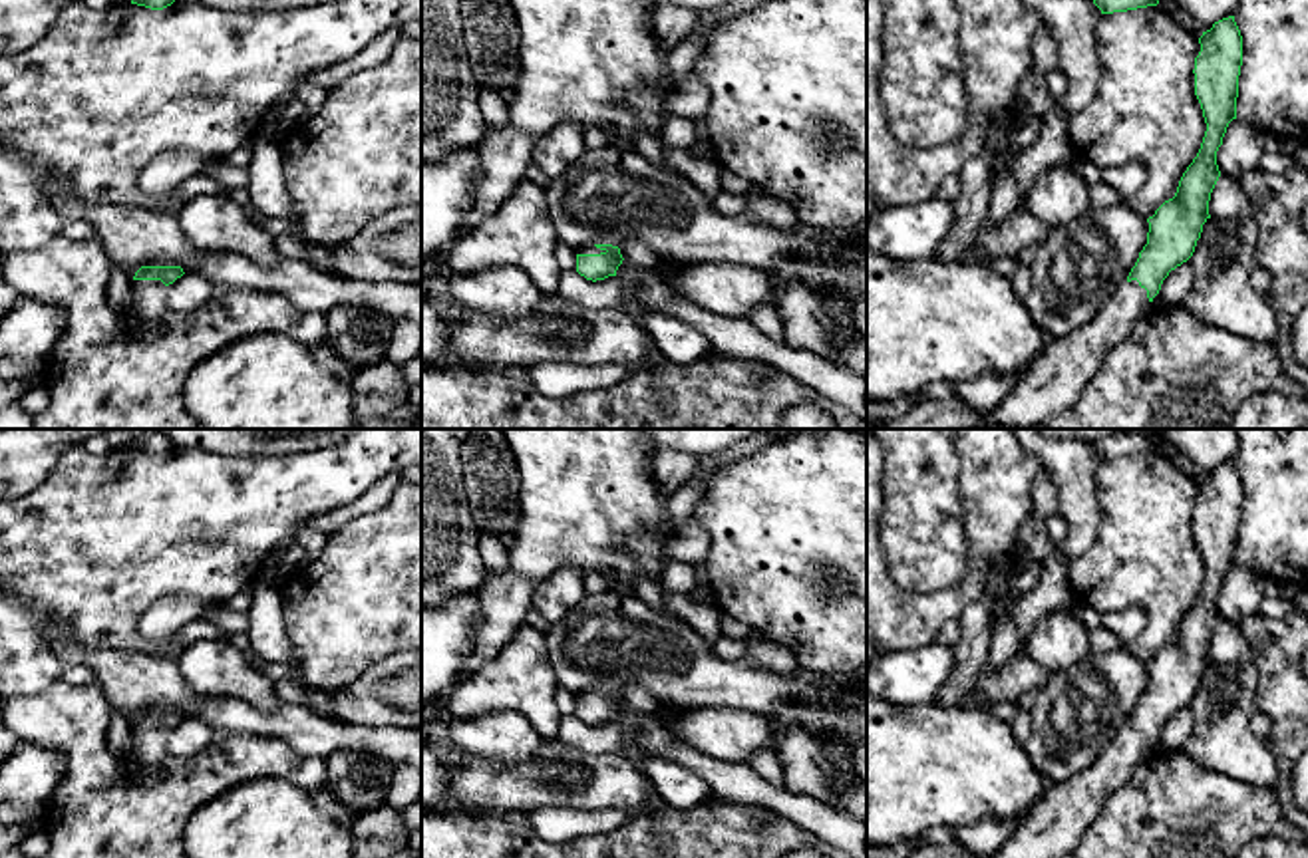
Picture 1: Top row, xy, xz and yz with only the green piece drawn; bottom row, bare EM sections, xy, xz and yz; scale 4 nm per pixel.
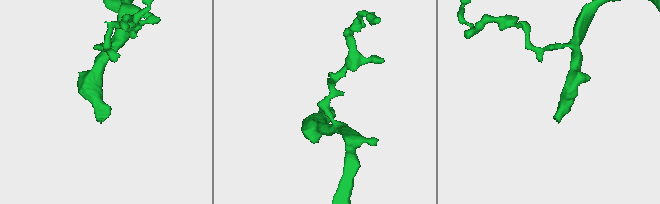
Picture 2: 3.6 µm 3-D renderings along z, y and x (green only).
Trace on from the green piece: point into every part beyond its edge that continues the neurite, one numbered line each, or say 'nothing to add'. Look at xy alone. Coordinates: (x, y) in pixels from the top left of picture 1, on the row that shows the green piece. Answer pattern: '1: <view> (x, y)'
1: xy (150, 296)

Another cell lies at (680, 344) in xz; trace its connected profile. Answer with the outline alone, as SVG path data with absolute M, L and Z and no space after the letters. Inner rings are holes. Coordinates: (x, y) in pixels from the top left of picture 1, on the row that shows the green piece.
M650 310L640 322L670 363L690 365L712 354L708 338L684 320Z

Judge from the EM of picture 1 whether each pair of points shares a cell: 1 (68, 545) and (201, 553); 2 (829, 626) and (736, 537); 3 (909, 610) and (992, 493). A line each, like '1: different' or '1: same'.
1: same
2: same
3: same

